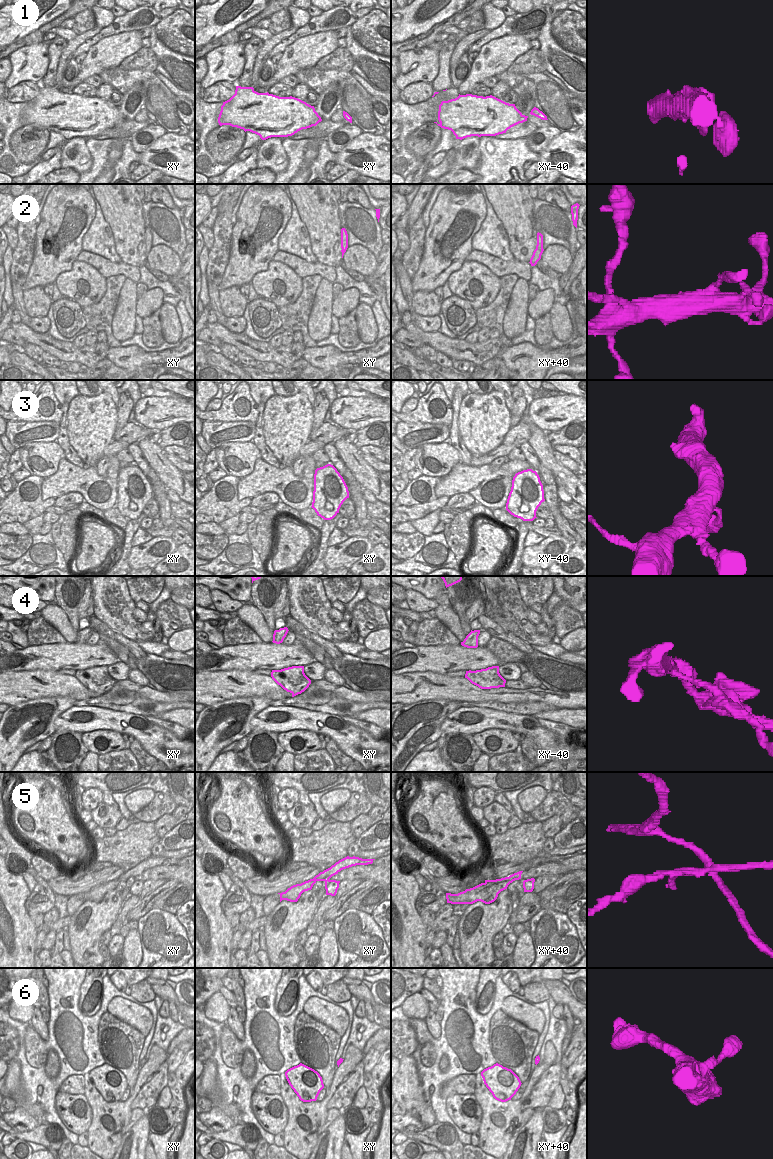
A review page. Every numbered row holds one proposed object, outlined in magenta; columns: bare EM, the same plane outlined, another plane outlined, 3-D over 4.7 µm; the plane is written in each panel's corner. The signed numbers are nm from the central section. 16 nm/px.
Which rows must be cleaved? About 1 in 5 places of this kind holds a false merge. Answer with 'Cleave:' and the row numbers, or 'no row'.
Cleave: 2, 5

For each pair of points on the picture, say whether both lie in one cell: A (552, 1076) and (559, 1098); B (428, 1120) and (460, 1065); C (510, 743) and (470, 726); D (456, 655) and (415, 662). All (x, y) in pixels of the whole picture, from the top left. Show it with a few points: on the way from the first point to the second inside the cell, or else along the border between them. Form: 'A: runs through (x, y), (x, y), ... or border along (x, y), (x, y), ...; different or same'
A: border along (558, 1084), (547, 1105); different
B: border along (422, 1089), (423, 1096), (430, 1104), (436, 1120); different
C: border along (506, 729), (485, 729), (473, 735); different
D: runs through (446, 658), (425, 658); same

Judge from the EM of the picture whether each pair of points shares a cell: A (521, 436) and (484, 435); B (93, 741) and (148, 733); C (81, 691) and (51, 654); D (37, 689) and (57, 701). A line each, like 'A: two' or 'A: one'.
A: two
B: two
C: two
D: two

